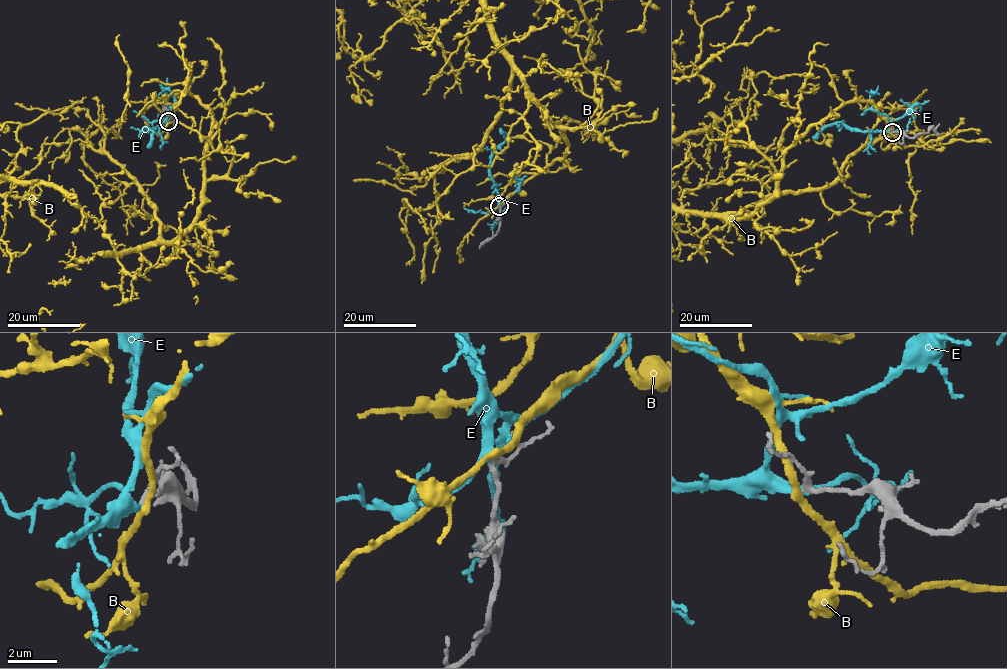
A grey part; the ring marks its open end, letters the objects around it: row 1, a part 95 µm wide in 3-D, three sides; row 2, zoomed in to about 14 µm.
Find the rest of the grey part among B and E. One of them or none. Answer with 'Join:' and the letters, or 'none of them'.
Join: E

